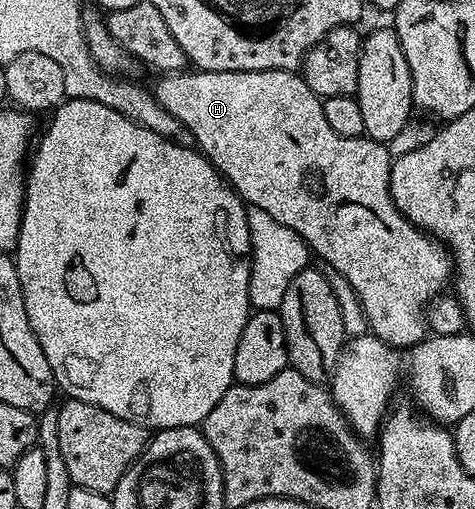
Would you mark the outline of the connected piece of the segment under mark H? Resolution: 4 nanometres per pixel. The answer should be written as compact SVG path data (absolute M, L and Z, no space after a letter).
M182 70L176 74L165 74L160 77L161 81L151 88L154 96L160 104L167 105L171 114L183 122L187 130L191 130L193 144L203 153L217 171L229 181L229 184L237 191L237 195L245 201L246 205L267 210L271 218L283 222L283 226L291 226L295 234L305 239L310 253L317 256L328 267L339 270L343 278L347 278L349 288L359 298L359 302L365 311L365 321L369 324L369 332L379 337L384 344L390 344L398 350L408 350L420 344L427 336L427 309L438 296L446 291L445 283L451 280L451 257L449 249L440 240L433 239L427 232L416 228L408 218L397 209L391 198L389 189L389 169L391 167L391 155L384 143L379 140L371 140L365 136L355 138L342 138L331 130L327 123L327 117L323 114L321 105L322 97L317 96L309 89L304 75L296 71L284 72L283 70L259 70L258 72L203 72L200 70Z

